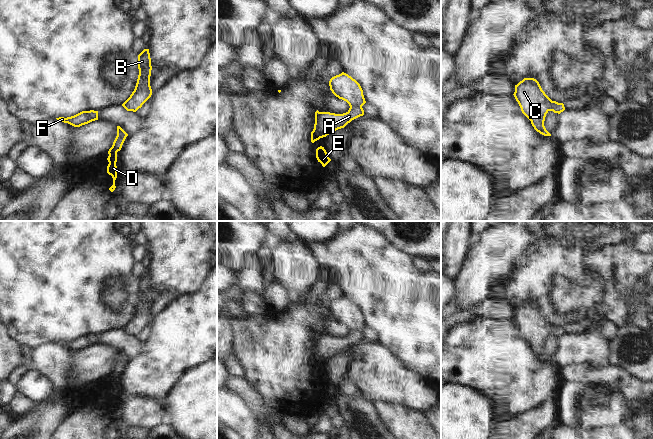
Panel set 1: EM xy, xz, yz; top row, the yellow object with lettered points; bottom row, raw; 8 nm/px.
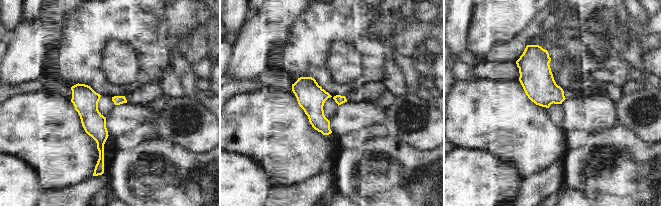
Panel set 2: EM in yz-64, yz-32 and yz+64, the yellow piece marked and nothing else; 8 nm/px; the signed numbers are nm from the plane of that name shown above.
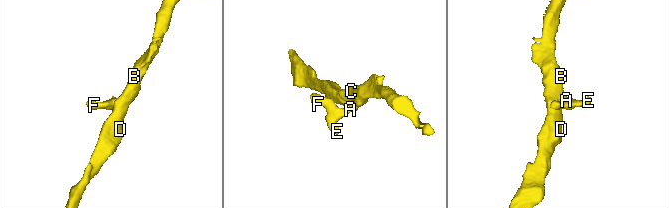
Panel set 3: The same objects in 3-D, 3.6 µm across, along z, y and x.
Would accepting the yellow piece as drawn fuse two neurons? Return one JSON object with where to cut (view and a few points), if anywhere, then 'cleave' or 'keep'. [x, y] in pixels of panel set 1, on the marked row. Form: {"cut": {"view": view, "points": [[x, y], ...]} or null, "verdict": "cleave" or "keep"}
{"cut": null, "verdict": "keep"}

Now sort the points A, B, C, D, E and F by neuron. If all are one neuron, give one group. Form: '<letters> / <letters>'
A B C D E F

